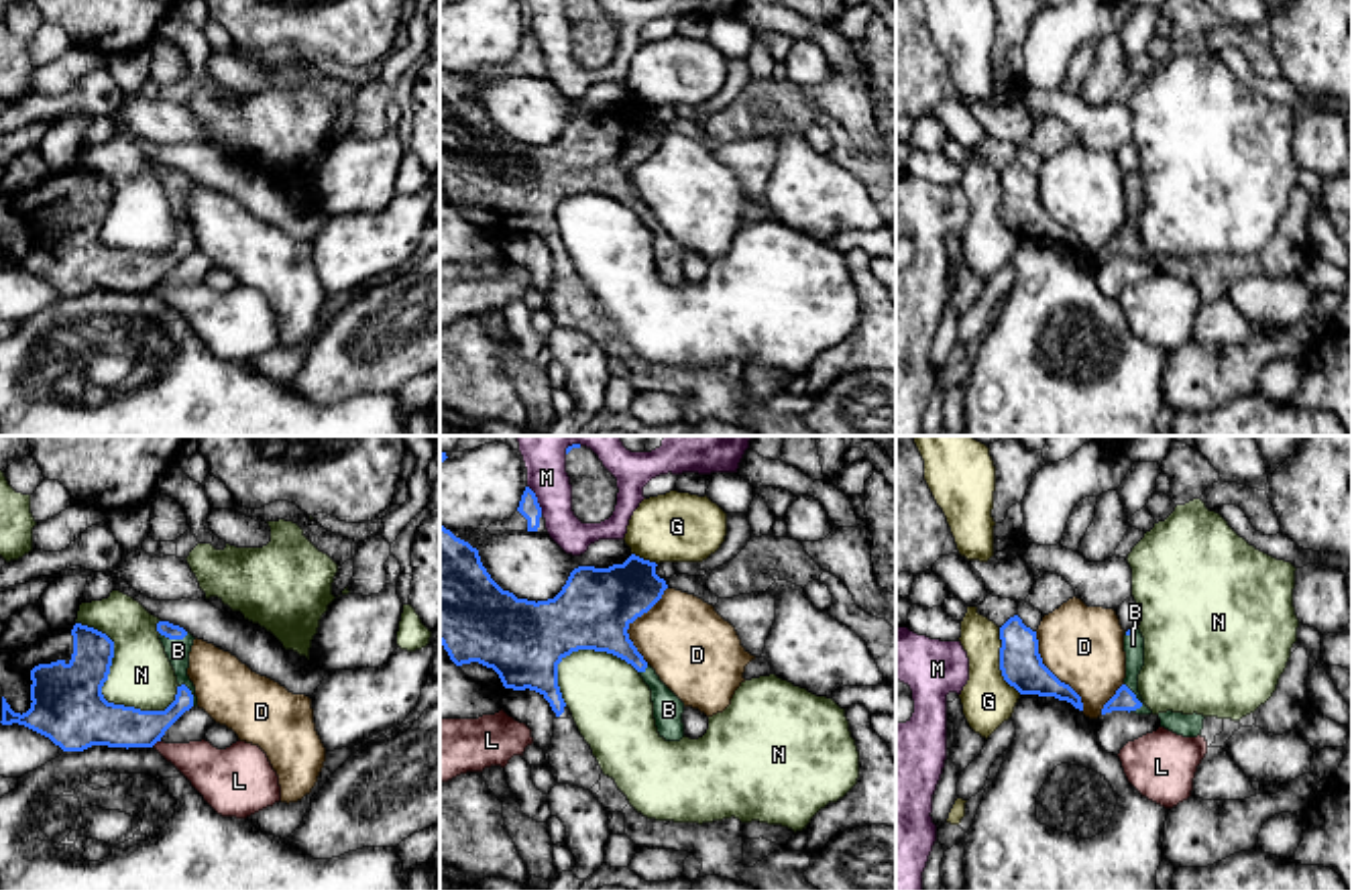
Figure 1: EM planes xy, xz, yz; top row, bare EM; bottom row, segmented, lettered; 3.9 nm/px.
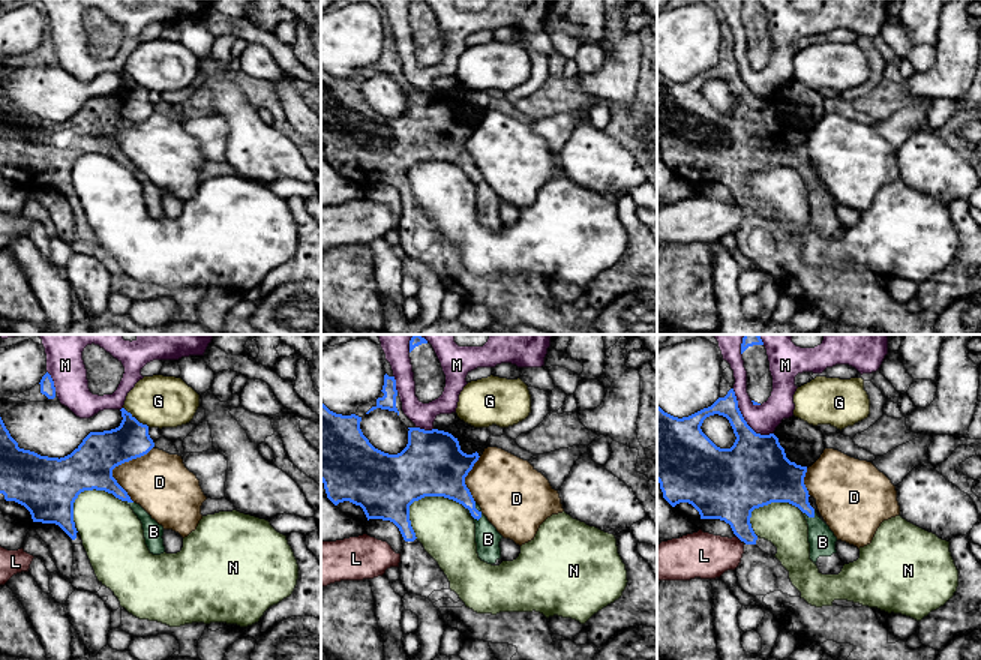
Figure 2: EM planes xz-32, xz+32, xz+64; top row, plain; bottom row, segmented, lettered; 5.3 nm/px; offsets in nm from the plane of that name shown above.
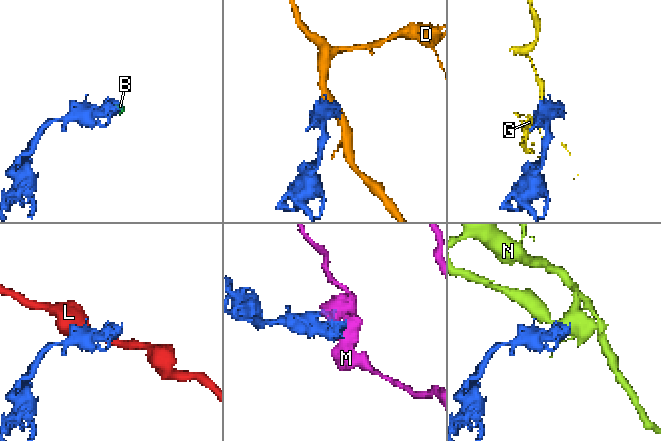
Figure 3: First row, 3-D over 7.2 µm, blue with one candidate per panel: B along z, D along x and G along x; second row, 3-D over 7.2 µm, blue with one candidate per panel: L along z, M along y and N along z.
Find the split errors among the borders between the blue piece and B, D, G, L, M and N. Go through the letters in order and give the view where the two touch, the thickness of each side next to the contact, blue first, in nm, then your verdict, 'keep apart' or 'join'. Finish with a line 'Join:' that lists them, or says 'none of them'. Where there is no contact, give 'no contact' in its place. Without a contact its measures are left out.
B: contact in yz; calibres 90 and 80 nm; join
D: contact in yz; calibres 170 and 320 nm; keep apart
G: contact in yz; calibres 170 and 200 nm; keep apart
L: contact in xy; calibres 190 and 190 nm; keep apart
M: contact in xz; calibres 80 and 160 nm; keep apart
N: contact in xy; calibres 280 and 260 nm; keep apart
Join: B

